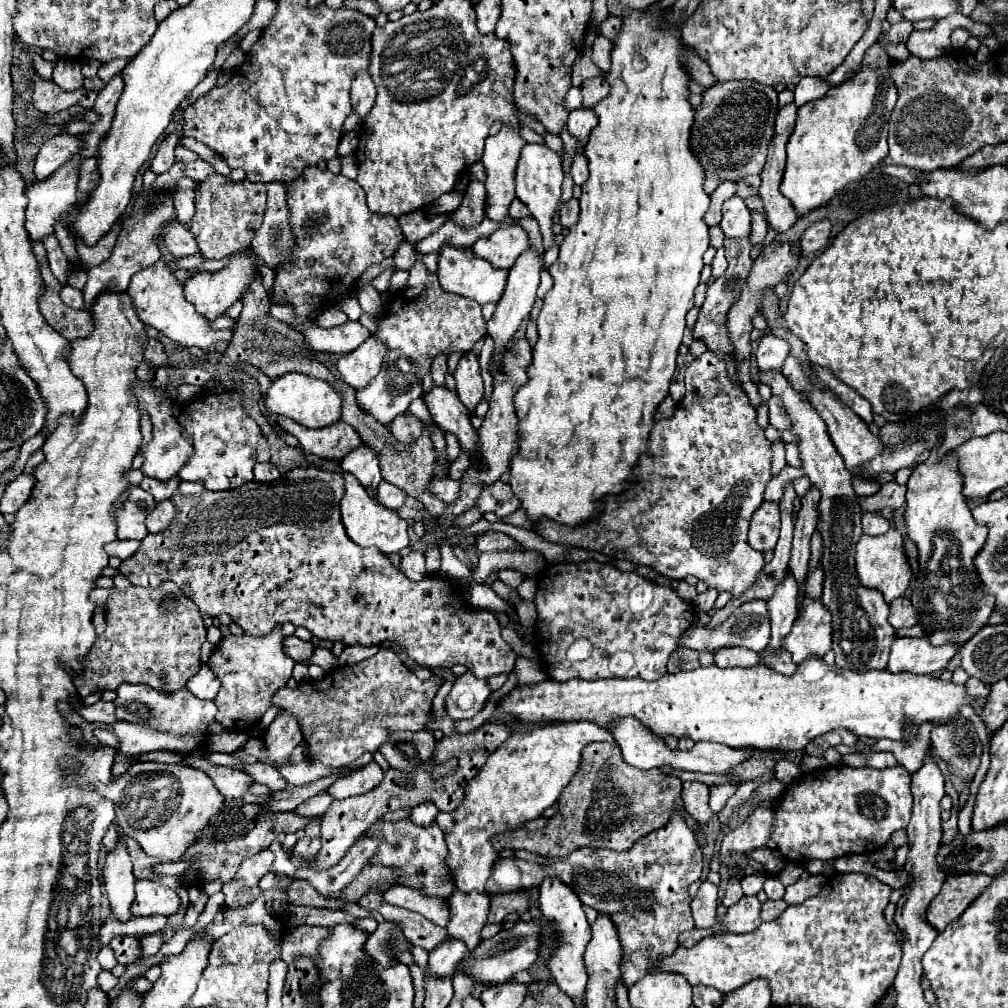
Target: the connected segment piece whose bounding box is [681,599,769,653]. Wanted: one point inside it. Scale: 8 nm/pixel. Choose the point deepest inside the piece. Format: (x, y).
(748, 627)

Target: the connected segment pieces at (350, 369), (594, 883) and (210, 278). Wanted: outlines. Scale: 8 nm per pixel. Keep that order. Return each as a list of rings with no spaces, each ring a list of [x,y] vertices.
[[[371,335],[357,347],[357,351],[343,355],[337,363],[337,369],[353,389],[363,389],[369,383],[369,379],[373,379],[379,373],[385,353],[385,343]]]
[[[673,813],[673,817],[669,819],[667,825],[663,825],[657,831],[651,831],[647,837],[641,837],[629,851],[615,853],[609,849],[595,851],[595,849],[583,847],[583,849],[573,851],[565,859],[549,859],[549,861],[551,861],[551,865],[543,867],[537,863],[517,859],[517,867],[515,867],[515,865],[501,865],[503,859],[499,859],[495,863],[493,877],[487,881],[487,891],[489,893],[509,893],[509,891],[519,891],[529,885],[539,885],[543,881],[543,877],[559,877],[565,885],[569,885],[575,891],[575,895],[581,899],[583,905],[589,905],[601,913],[607,913],[615,921],[615,925],[619,929],[621,947],[623,947],[623,961],[621,961],[623,977],[621,977],[621,981],[627,989],[631,985],[635,985],[647,973],[647,969],[651,967],[655,957],[669,955],[677,949],[679,933],[695,927],[693,915],[691,915],[691,897],[687,893],[687,887],[701,877],[703,855],[697,845],[693,829],[689,829],[689,825],[685,823],[681,813]]]
[[[251,251],[245,253],[237,253],[229,267],[217,271],[217,273],[209,273],[209,271],[197,271],[191,273],[185,279],[185,297],[191,301],[191,305],[197,309],[197,313],[201,313],[205,319],[215,319],[221,313],[225,313],[225,309],[229,309],[237,299],[241,299],[243,289],[247,289],[253,281],[253,277],[259,275],[257,267],[251,263]]]

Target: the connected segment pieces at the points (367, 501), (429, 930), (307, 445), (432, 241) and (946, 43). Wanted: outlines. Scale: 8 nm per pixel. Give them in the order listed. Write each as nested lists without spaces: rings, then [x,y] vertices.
[[[341,473],[341,475],[345,479],[345,489],[347,489],[345,497],[341,499],[341,517],[349,539],[359,547],[377,547],[385,555],[399,553],[403,547],[407,547],[409,545],[407,521],[401,519],[395,511],[389,511],[383,505],[379,505],[373,497],[369,497],[365,487],[351,473]]]
[[[373,891],[373,893],[363,895],[363,899],[359,901],[359,905],[363,909],[375,909],[375,911],[379,911],[387,921],[399,921],[403,925],[405,937],[409,937],[413,941],[413,945],[423,947],[425,951],[433,951],[437,945],[441,945],[443,941],[449,939],[449,933],[443,927],[437,927],[435,923],[431,923],[429,919],[425,919],[419,913],[387,905],[383,901],[381,893]]]
[[[277,417],[277,423],[295,435],[305,451],[323,459],[343,459],[349,451],[361,445],[361,437],[357,437],[353,427],[345,421],[337,421],[323,429],[303,427],[295,421],[289,421],[287,417]]]
[[[505,217],[505,221],[501,223],[493,223],[493,221],[487,221],[483,219],[477,227],[473,229],[463,229],[459,227],[455,221],[447,221],[445,225],[441,225],[433,235],[429,235],[427,239],[419,241],[415,245],[415,249],[419,253],[431,253],[431,251],[439,251],[441,245],[455,245],[455,247],[471,247],[479,237],[485,237],[489,233],[493,233],[495,229],[499,227],[505,227],[505,225],[513,225],[513,219],[511,217]]]
[[[953,13],[953,17],[945,17],[939,23],[935,23],[933,29],[913,31],[909,41],[907,41],[907,49],[911,55],[917,55],[921,59],[935,59],[939,55],[945,55],[951,51],[949,35],[957,27],[969,31],[971,19],[961,15],[961,13]]]

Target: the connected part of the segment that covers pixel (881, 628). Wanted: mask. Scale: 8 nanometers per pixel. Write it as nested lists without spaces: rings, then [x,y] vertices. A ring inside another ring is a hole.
[[[759,373],[759,381],[767,383],[773,389],[773,395],[781,397],[783,407],[793,423],[793,431],[799,435],[799,451],[803,459],[805,475],[811,479],[813,487],[821,491],[819,501],[819,533],[823,535],[823,571],[825,571],[825,589],[823,605],[833,615],[833,653],[837,657],[835,665],[849,671],[869,671],[869,669],[887,669],[891,643],[897,639],[895,629],[889,625],[889,603],[883,599],[883,593],[877,589],[865,589],[857,581],[857,571],[853,565],[855,545],[861,537],[861,509],[859,499],[851,487],[853,475],[845,469],[841,455],[837,453],[825,421],[817,415],[813,405],[801,399],[801,395],[789,385],[783,373]]]

